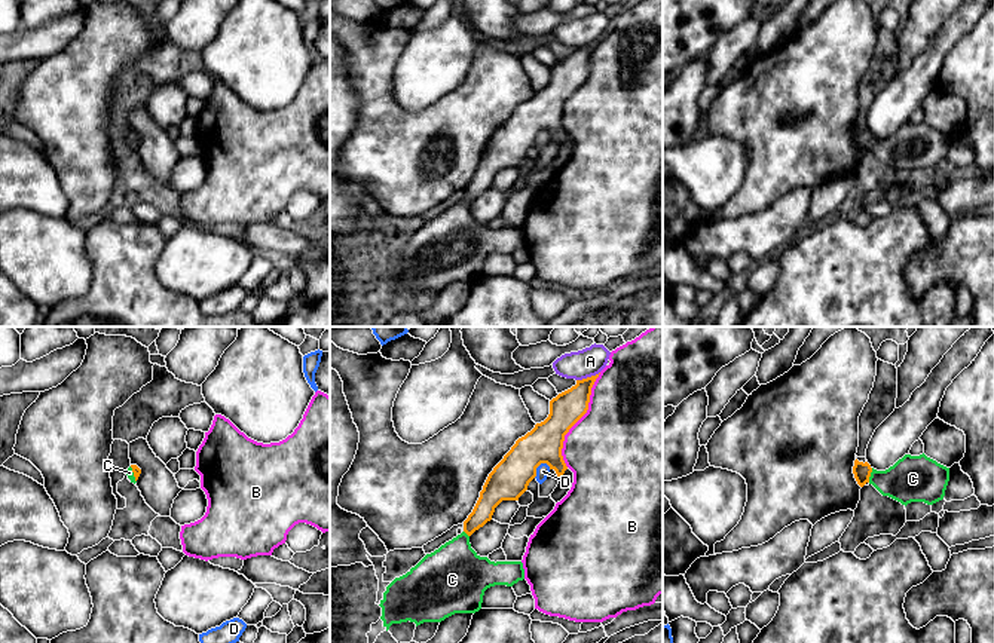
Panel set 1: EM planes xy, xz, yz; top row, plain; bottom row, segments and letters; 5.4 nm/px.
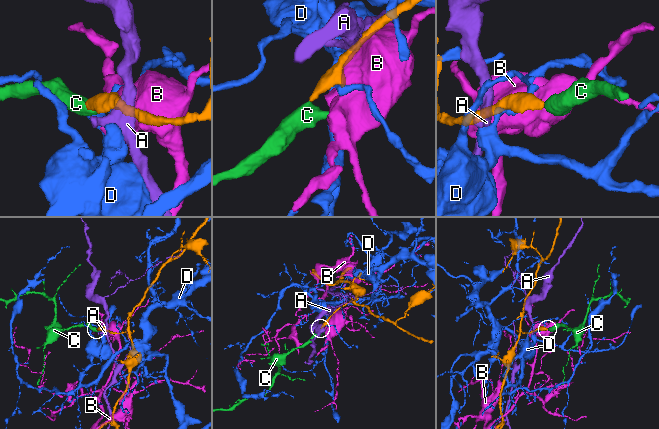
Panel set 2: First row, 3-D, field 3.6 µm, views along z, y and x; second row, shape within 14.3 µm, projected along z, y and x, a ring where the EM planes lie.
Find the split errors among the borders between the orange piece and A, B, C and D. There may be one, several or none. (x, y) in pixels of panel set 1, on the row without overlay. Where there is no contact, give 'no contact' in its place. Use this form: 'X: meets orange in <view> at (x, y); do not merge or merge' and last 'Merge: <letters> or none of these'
A: meets orange in xz at (587, 45); do not merge
B: meets orange in xz at (578, 86); do not merge
C: meets orange in yz at (869, 143); merge
D: meets orange in xz at (538, 132); do not merge
Merge: C

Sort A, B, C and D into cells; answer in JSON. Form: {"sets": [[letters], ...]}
{"sets": [["A"], ["B"], ["C"], ["D"]]}

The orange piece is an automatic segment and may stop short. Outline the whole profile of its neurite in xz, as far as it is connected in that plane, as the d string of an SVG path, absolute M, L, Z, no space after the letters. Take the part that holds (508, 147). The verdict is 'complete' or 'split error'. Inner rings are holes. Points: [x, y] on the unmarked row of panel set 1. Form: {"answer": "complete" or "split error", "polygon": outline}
{"answer": "split error", "polygon": "M597 45L576 48L575 53L553 65L548 85L519 105L489 141L472 180L464 189L464 199L386 254L379 272L386 298L392 291L410 288L418 294L441 290L455 281L475 281L487 255L513 254L524 247L522 229L495 230L480 224L471 215L470 203L492 187L502 168L519 168L541 131L554 137L559 146L565 141L565 102L587 80Z"}

